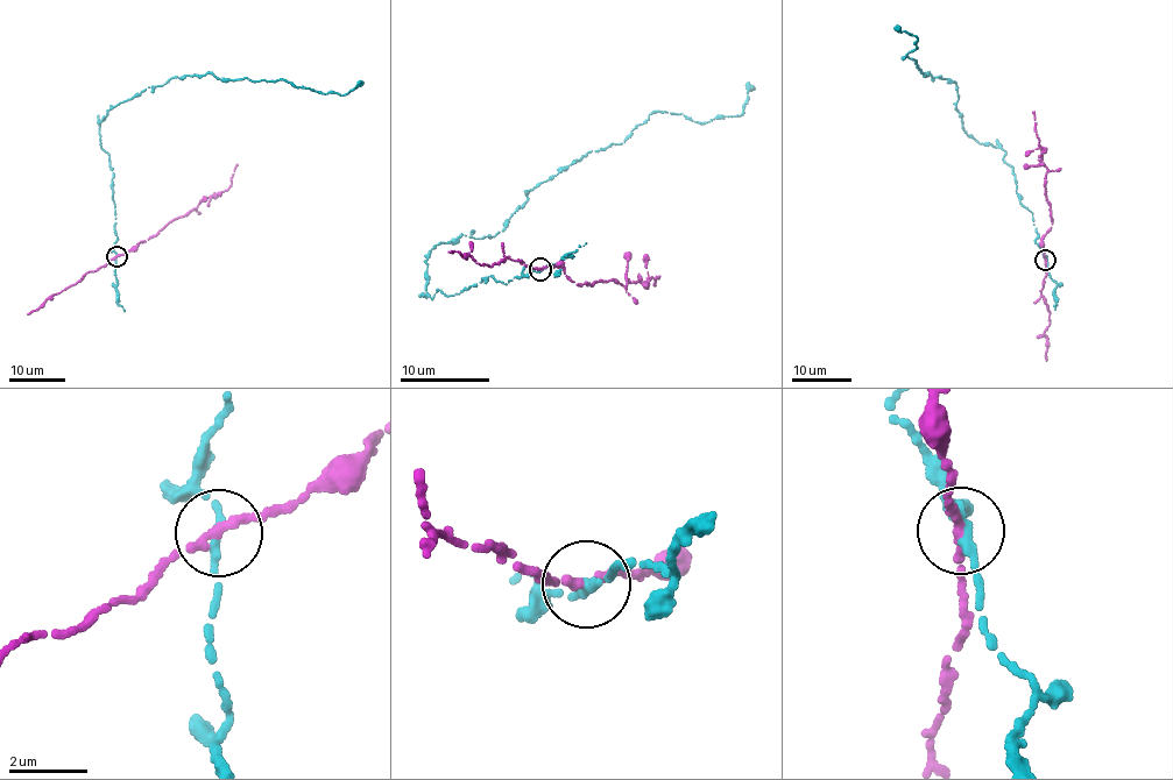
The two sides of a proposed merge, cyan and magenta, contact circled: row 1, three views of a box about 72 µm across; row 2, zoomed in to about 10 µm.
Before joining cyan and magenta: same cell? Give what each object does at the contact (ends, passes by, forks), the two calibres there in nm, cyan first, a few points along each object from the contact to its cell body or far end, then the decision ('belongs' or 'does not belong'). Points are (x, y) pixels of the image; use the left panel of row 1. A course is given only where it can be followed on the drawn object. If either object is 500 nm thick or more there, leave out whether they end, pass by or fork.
cyan passes by; magenta passes by; 200 nm thick on the cyan side, 260 nm on the other; cyan runs (117, 257), (114, 174), (99, 132), (110, 110), (145, 89), (207, 73), (280, 78), (343, 96), (364, 83); magenta runs (117, 256), (148, 239), (203, 199), (225, 191), (237, 164); does not belong

